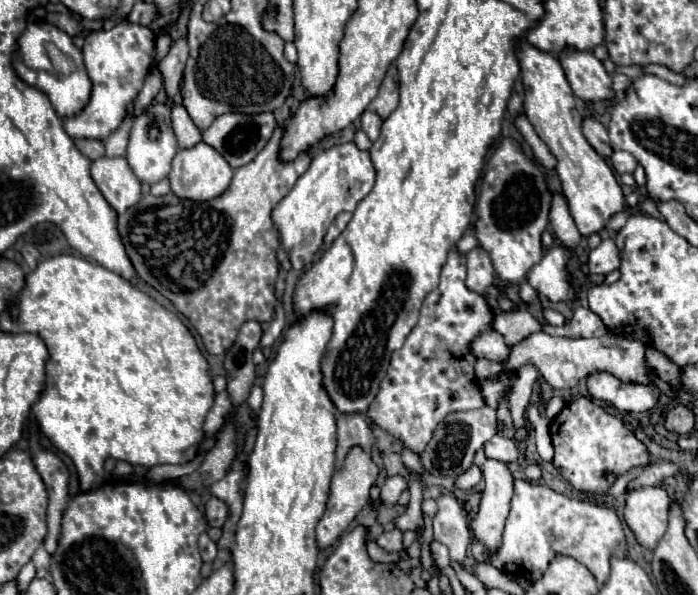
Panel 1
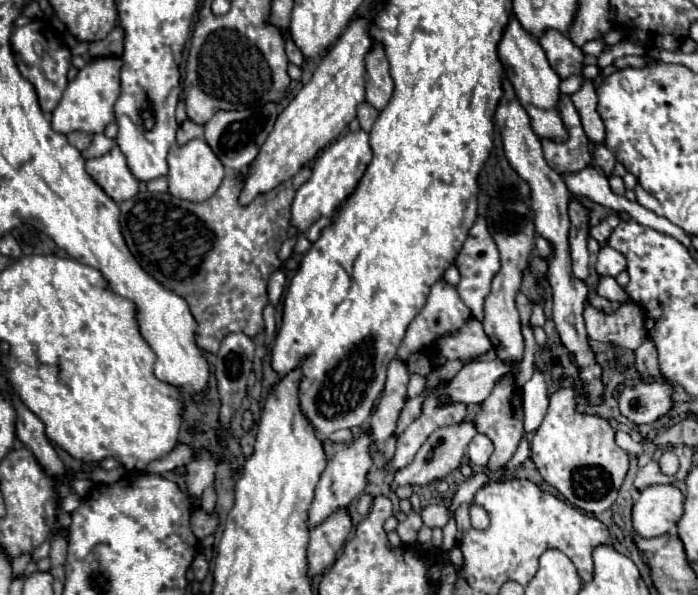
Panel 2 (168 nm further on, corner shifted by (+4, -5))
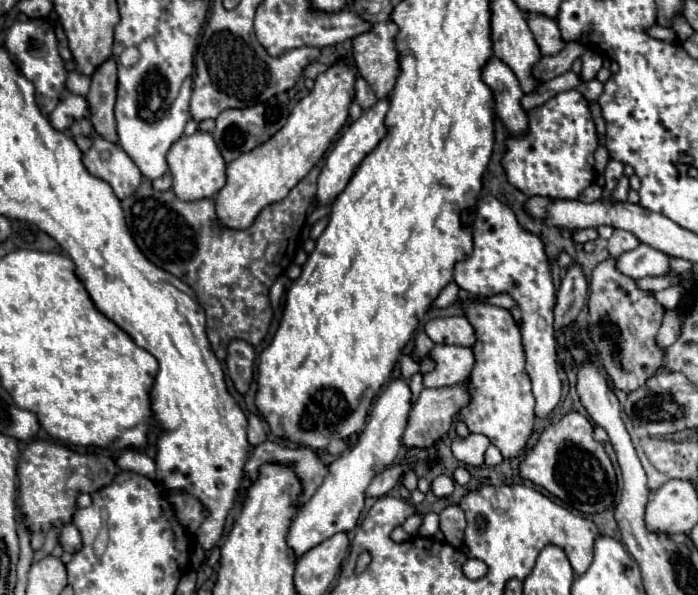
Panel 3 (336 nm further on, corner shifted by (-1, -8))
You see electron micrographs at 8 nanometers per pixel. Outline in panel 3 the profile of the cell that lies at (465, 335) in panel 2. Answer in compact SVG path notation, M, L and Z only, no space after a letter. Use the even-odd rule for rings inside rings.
M451 316L451 318L437 318L425 324L427 336L435 344L449 344L449 346L475 346L475 328L467 316Z

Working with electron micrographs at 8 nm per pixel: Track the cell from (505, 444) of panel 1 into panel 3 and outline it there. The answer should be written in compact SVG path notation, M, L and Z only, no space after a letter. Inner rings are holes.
M469 434L467 438L457 436L453 440L453 456L467 466L483 466L485 450L489 448L489 438L483 434Z

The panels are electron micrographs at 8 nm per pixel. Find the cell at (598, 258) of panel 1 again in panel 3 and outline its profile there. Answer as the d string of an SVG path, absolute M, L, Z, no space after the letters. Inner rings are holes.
M639 244L635 250L617 256L615 268L631 278L663 276L669 270L669 256L647 244Z

